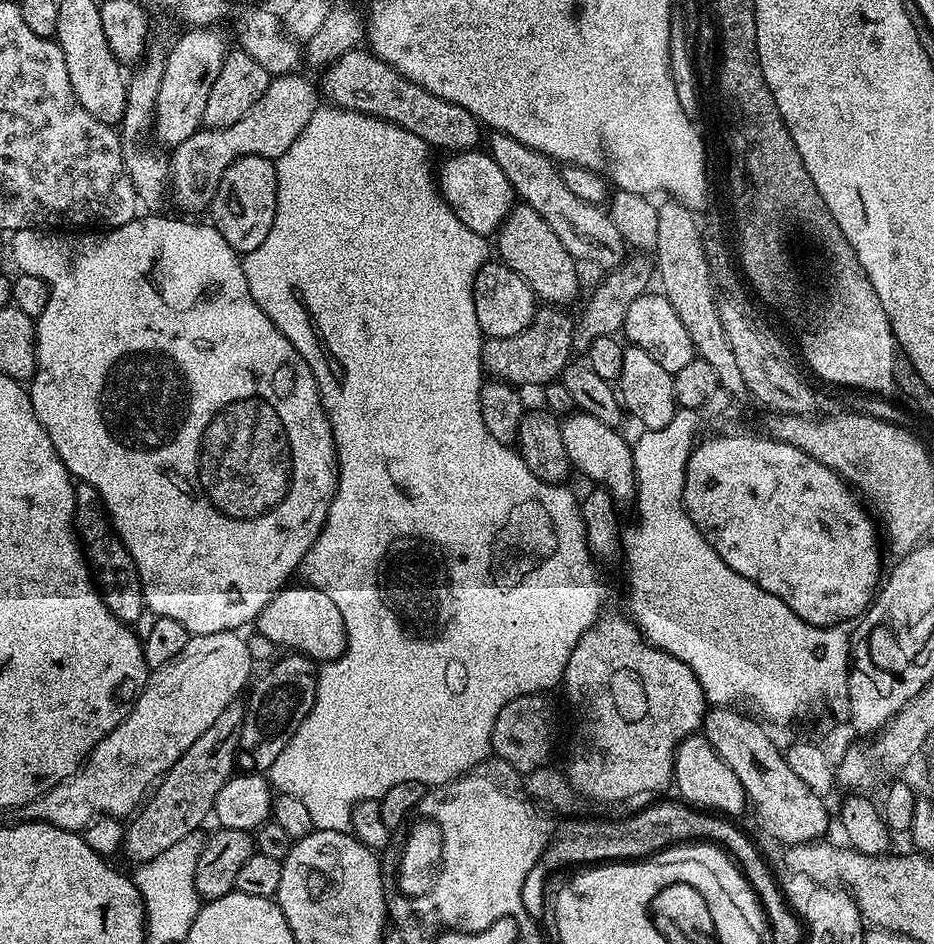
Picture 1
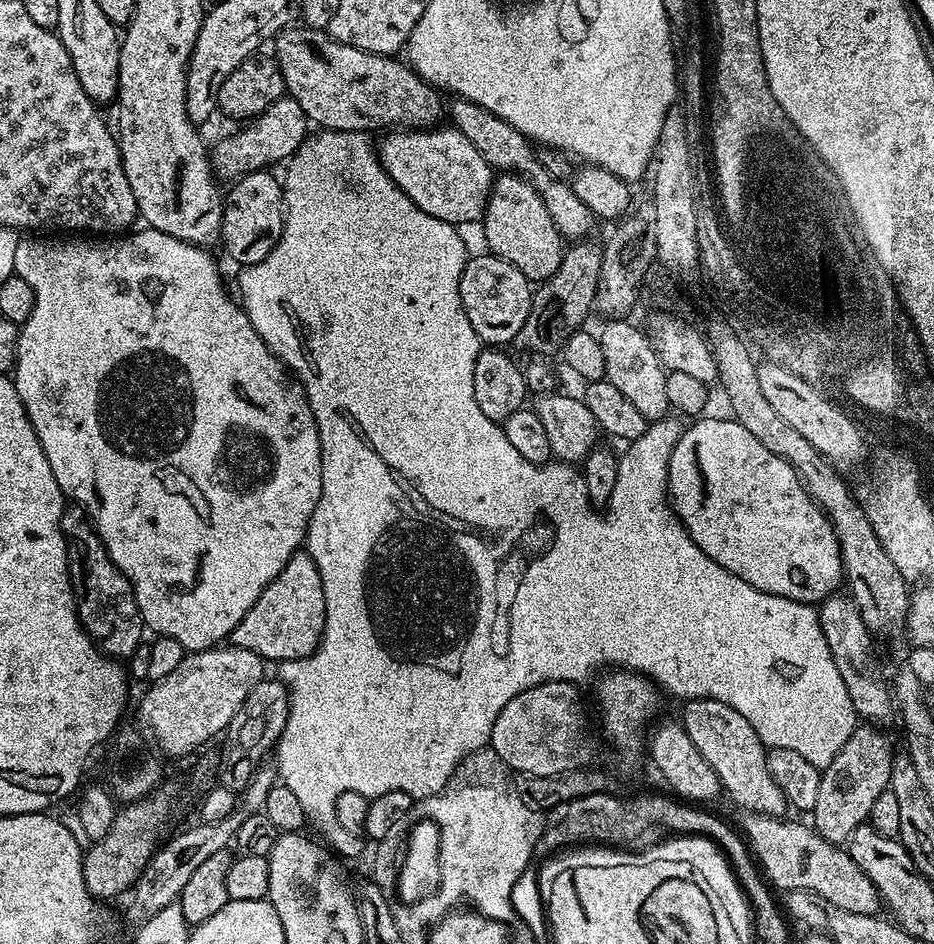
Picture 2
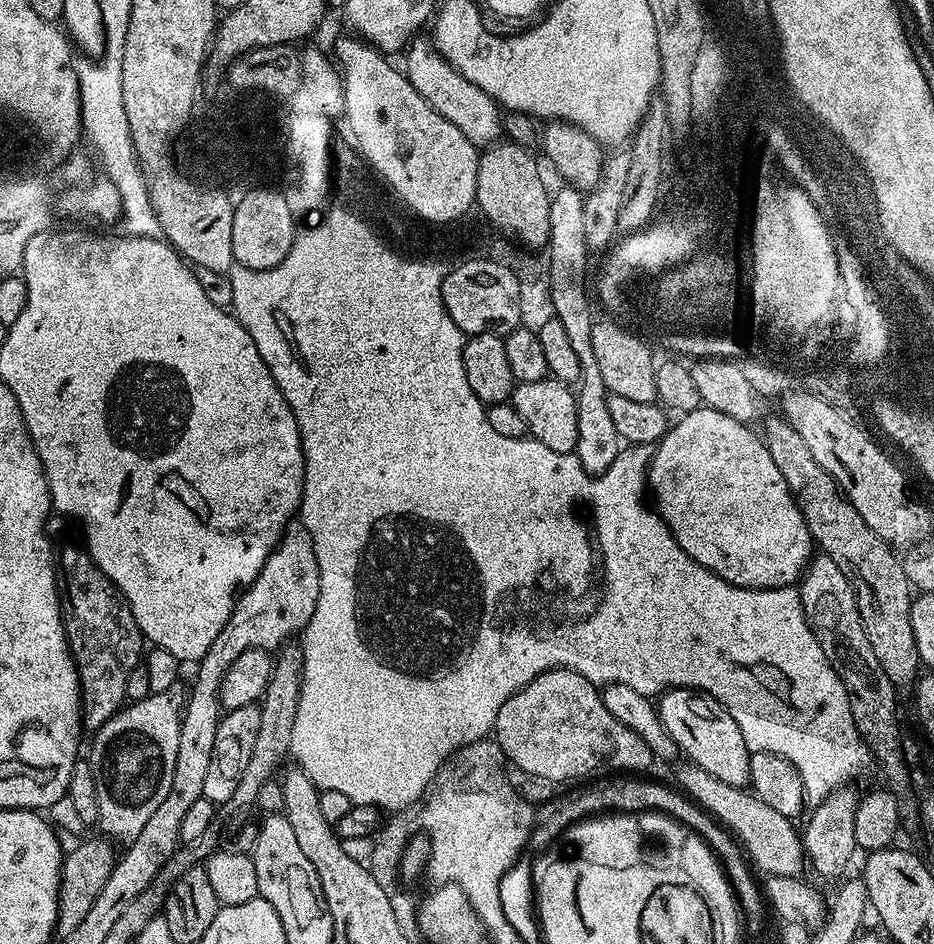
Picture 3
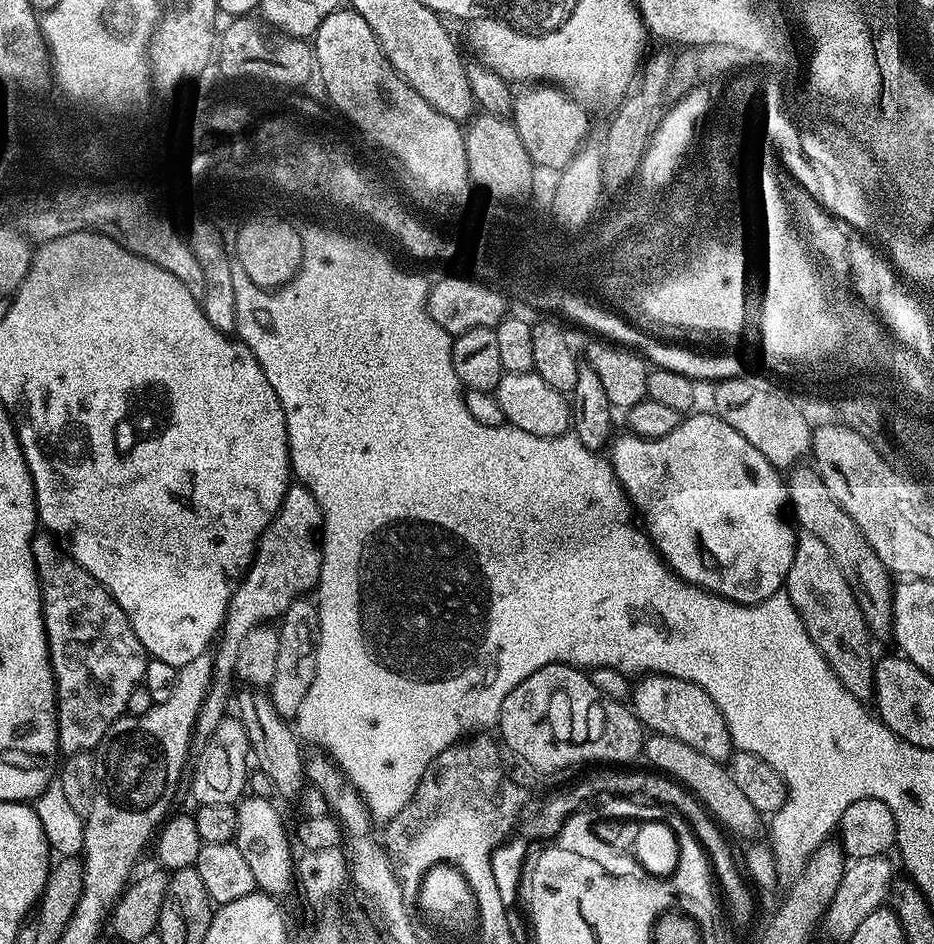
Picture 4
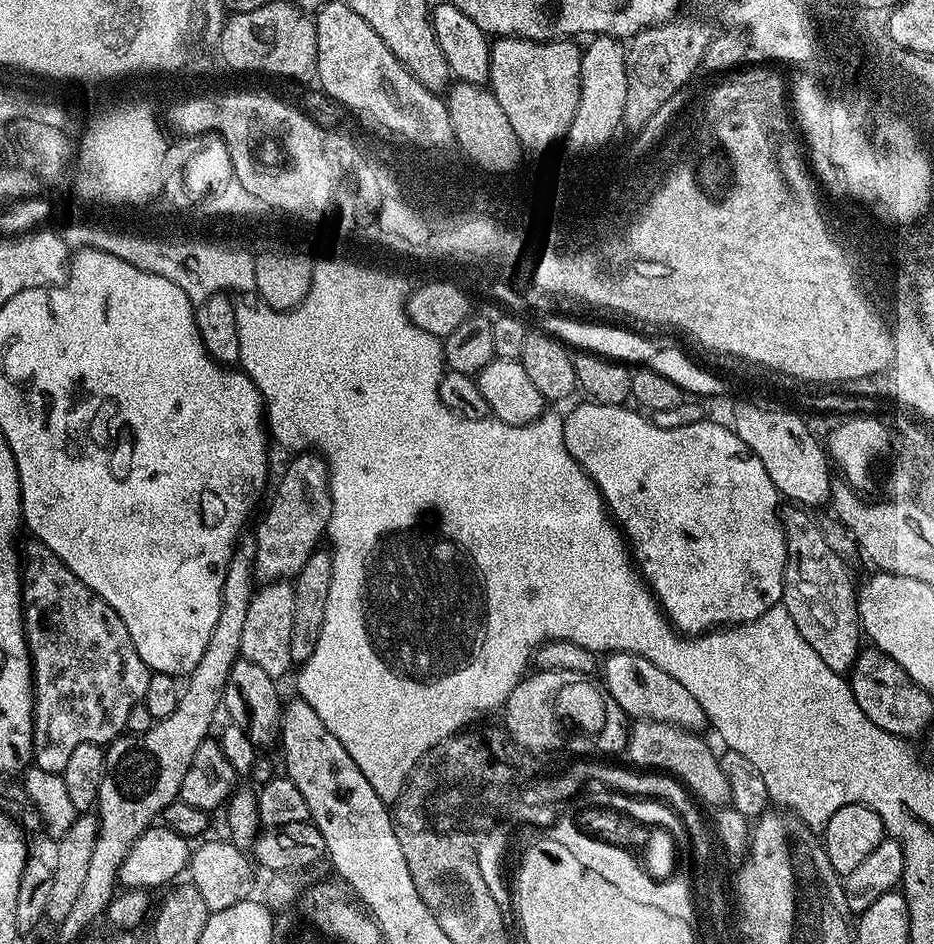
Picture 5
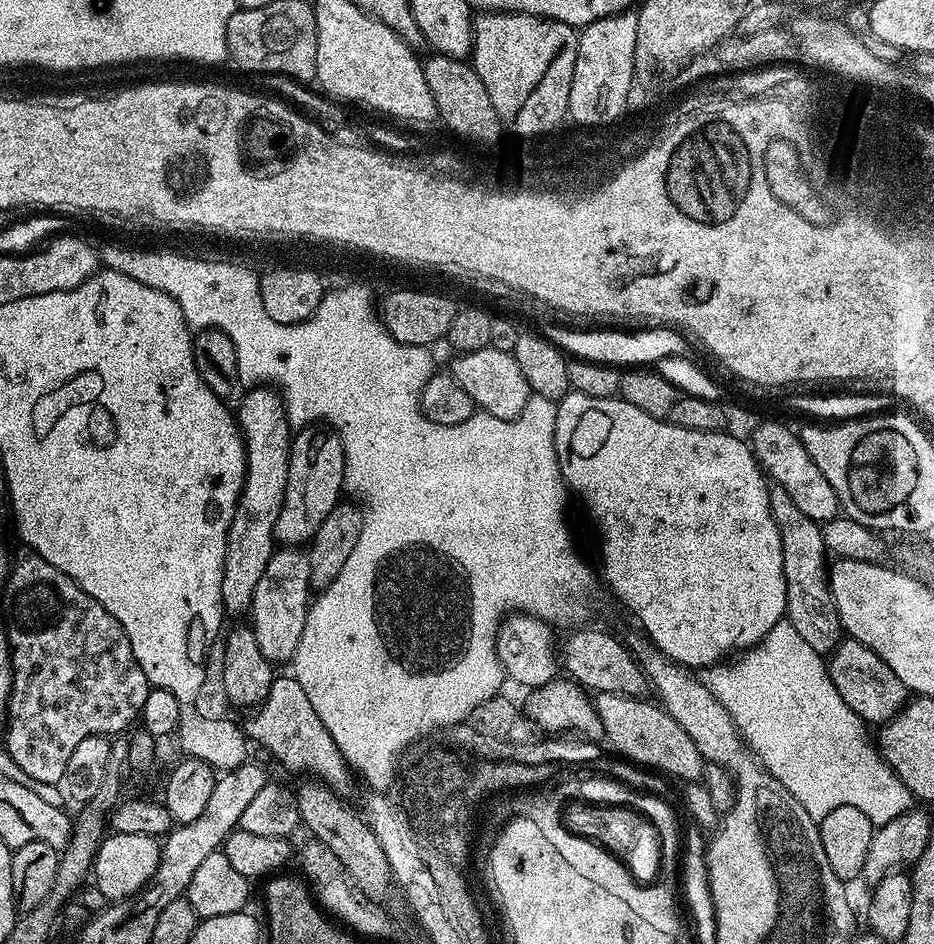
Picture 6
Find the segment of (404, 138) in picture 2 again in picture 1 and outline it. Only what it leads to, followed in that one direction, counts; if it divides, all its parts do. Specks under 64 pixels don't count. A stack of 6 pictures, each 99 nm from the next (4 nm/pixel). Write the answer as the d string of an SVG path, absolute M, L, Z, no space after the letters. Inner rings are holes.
M484 150L457 152L447 159L438 168L438 187L450 210L454 210L461 222L479 236L488 238L499 232L500 225L508 219L514 207L514 193L498 162Z

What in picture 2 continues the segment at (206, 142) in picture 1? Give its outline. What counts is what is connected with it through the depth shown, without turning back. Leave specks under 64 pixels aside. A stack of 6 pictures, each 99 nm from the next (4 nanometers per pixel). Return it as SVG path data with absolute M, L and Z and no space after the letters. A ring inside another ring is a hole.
M285 94L265 112L251 117L250 122L245 123L241 128L244 128L241 132L218 141L216 149L211 149L212 170L221 181L224 179L232 182L248 172L258 172L272 166L268 164L276 164L279 160L287 161L298 151L309 135L310 121L302 110L302 106L298 106L296 100Z

